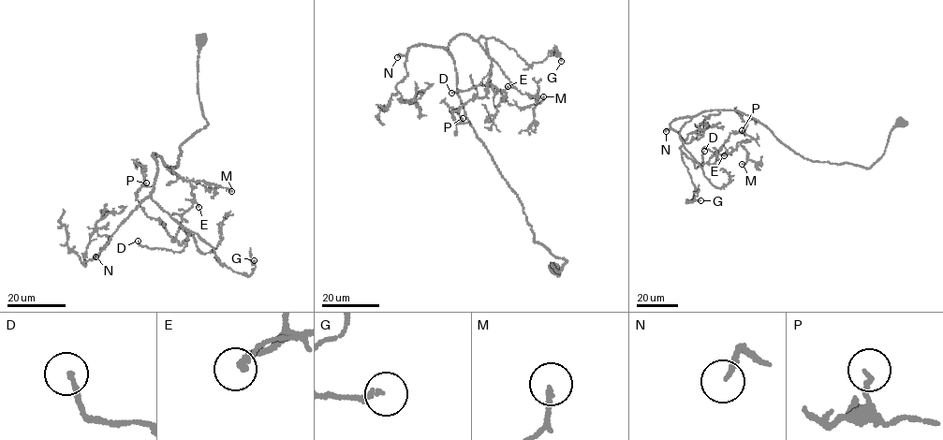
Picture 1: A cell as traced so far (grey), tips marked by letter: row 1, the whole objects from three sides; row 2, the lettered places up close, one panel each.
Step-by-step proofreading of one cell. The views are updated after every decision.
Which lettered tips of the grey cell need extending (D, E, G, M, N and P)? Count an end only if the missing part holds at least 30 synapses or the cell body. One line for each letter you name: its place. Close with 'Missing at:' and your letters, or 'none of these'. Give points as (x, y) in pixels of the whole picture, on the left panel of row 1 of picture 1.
D: place (138, 241)
G: place (254, 260)
N: place (95, 256)
Missing at: D, G, N

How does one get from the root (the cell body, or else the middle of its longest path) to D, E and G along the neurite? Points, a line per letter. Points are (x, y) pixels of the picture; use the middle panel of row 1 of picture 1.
D: (555, 267), (567, 260), (534, 241), (458, 95), (445, 49), (460, 34), (485, 38), (492, 69), (451, 93)
E: (555, 267), (567, 260), (534, 241), (468, 122), (449, 42), (485, 38), (487, 84), (508, 86)
G: (555, 267), (567, 260), (534, 241), (445, 49), (464, 34), (528, 66), (555, 48), (561, 61)

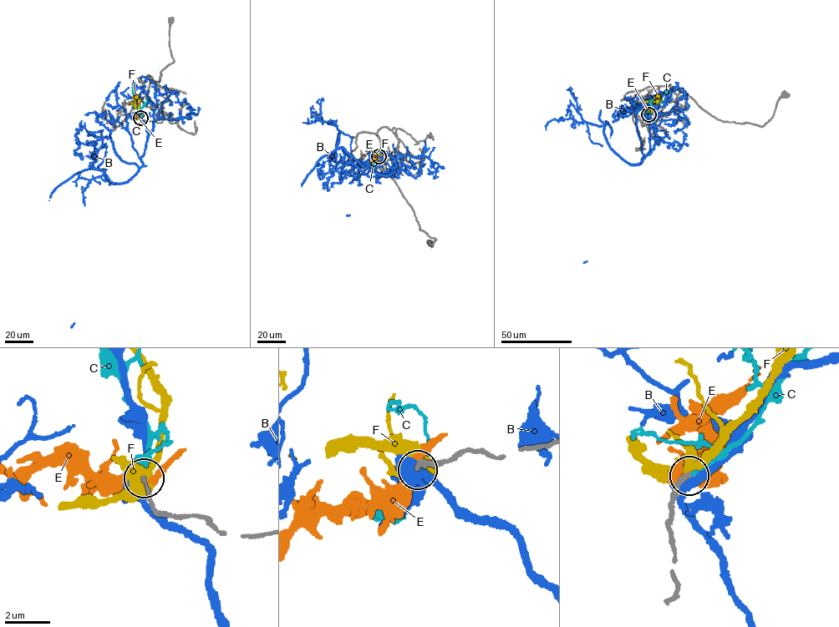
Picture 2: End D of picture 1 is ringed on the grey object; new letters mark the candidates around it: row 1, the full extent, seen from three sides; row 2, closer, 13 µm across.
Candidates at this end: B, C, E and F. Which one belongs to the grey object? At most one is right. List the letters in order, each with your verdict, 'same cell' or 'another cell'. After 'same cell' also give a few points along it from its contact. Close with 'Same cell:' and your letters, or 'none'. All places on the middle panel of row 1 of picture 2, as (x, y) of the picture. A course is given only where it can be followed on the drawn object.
B: another cell
C: same cell | via (378, 156), (374, 165), (368, 162)
E: another cell
F: another cell
Same cell: C

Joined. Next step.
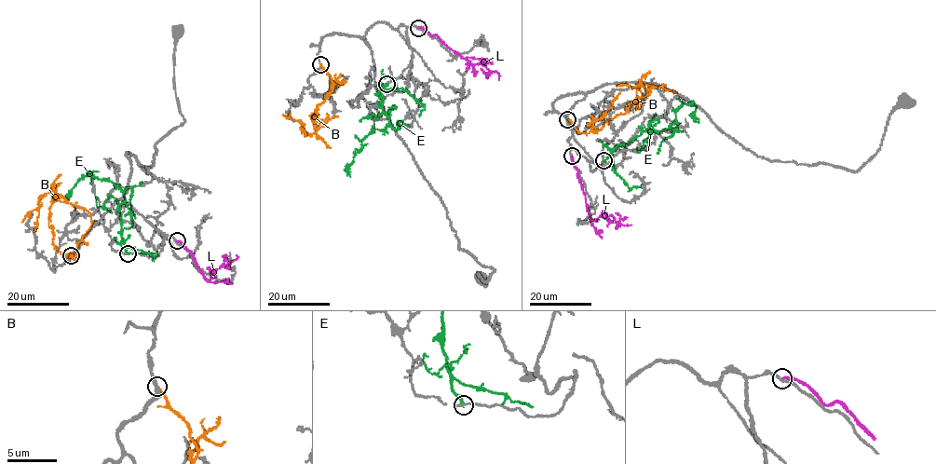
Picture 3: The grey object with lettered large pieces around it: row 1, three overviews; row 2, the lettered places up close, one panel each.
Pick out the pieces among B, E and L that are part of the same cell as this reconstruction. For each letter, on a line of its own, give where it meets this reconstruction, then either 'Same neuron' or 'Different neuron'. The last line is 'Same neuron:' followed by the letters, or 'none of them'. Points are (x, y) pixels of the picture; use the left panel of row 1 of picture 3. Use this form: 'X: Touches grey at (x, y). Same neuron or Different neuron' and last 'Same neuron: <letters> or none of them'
B: Touches grey at (71, 255). Different neuron
E: Touches grey at (128, 253). Different neuron
L: Touches grey at (177, 240). Different neuron
Same neuron: none of them

